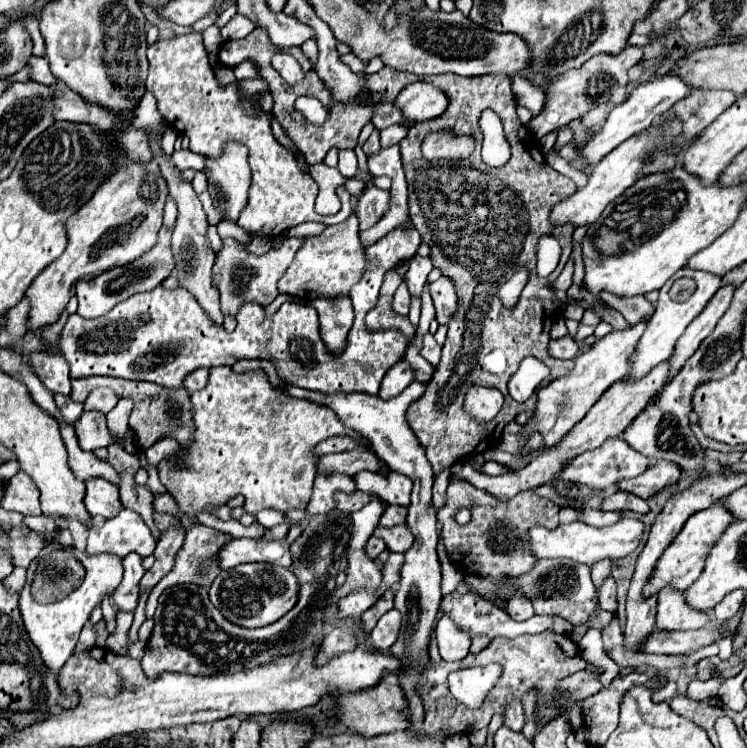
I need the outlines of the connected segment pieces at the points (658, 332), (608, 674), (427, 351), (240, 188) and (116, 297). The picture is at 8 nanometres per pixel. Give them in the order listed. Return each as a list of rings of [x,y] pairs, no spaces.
[[[690,267],[680,269],[680,271],[674,275],[674,279],[676,279],[676,277],[684,277],[684,275],[686,275],[686,277],[692,277],[692,279],[696,281],[698,287],[696,287],[694,295],[692,295],[688,301],[684,301],[684,303],[668,301],[670,281],[666,281],[666,285],[660,289],[660,299],[658,299],[658,303],[656,303],[656,311],[654,311],[650,323],[648,323],[648,329],[646,329],[646,333],[642,335],[642,339],[640,339],[640,343],[638,343],[638,347],[636,347],[636,355],[632,357],[632,369],[630,369],[628,377],[638,379],[638,377],[646,375],[652,367],[656,367],[660,361],[668,359],[670,353],[674,351],[674,345],[676,345],[678,337],[686,331],[686,327],[690,325],[690,321],[692,321],[694,317],[698,317],[698,313],[702,313],[702,309],[706,307],[706,303],[710,301],[710,297],[714,297],[714,293],[716,293],[716,291],[720,289],[720,285],[722,285],[722,277],[712,275],[712,273],[706,273],[706,271],[690,269]]]
[[[590,629],[582,641],[578,643],[580,647],[580,655],[590,663],[590,665],[596,665],[596,667],[604,667],[604,687],[610,685],[610,681],[618,675],[618,665],[606,655],[604,651],[604,645],[602,645],[602,635],[598,629]]]
[[[432,333],[424,335],[424,345],[422,345],[422,355],[426,361],[430,361],[434,367],[438,365],[441,359],[442,346],[438,345]]]
[[[228,143],[220,159],[206,159],[204,165],[214,207],[230,223],[236,223],[246,207],[250,189],[250,167],[246,157],[244,145]]]
[[[160,229],[158,233],[158,243],[142,257],[138,257],[136,261],[122,265],[122,267],[114,267],[90,281],[78,281],[76,283],[76,297],[78,297],[78,315],[86,317],[86,319],[94,319],[100,317],[102,313],[108,313],[114,305],[118,305],[120,301],[124,301],[126,297],[140,293],[140,291],[150,291],[156,285],[160,285],[170,271],[174,269],[174,257],[170,251],[170,231],[168,229]]]

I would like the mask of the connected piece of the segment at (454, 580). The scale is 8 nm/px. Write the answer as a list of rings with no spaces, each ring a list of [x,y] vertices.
[[[442,543],[438,545],[438,559],[440,559],[440,565],[442,565],[442,593],[450,593],[450,591],[456,591],[458,583],[462,581],[462,573],[450,563]]]

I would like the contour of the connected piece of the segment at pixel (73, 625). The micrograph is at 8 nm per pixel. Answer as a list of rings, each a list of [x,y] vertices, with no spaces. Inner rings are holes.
[[[68,547],[68,551],[82,561],[84,569],[86,569],[86,577],[82,581],[82,585],[78,589],[74,589],[68,597],[64,597],[62,601],[56,603],[48,603],[42,605],[38,601],[32,599],[30,589],[22,589],[20,593],[20,613],[26,625],[26,631],[32,639],[32,643],[38,647],[44,663],[52,669],[52,671],[60,671],[62,665],[68,661],[68,657],[74,651],[74,645],[78,643],[80,631],[84,627],[84,623],[88,621],[92,609],[96,605],[100,605],[100,601],[114,593],[114,589],[120,585],[122,581],[122,559],[114,557],[114,553],[100,553],[90,557],[86,551],[80,551],[76,547]]]

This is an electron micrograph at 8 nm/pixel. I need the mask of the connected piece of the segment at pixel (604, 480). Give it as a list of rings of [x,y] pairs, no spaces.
[[[612,437],[610,441],[604,441],[602,447],[574,457],[574,461],[570,461],[570,465],[566,465],[566,469],[562,469],[558,479],[574,481],[580,485],[588,485],[596,491],[604,491],[604,489],[614,487],[622,479],[638,477],[638,473],[642,473],[642,469],[646,469],[646,465],[648,465],[648,457],[642,457],[638,451],[630,449],[630,445],[626,445],[626,441],[622,437]]]

